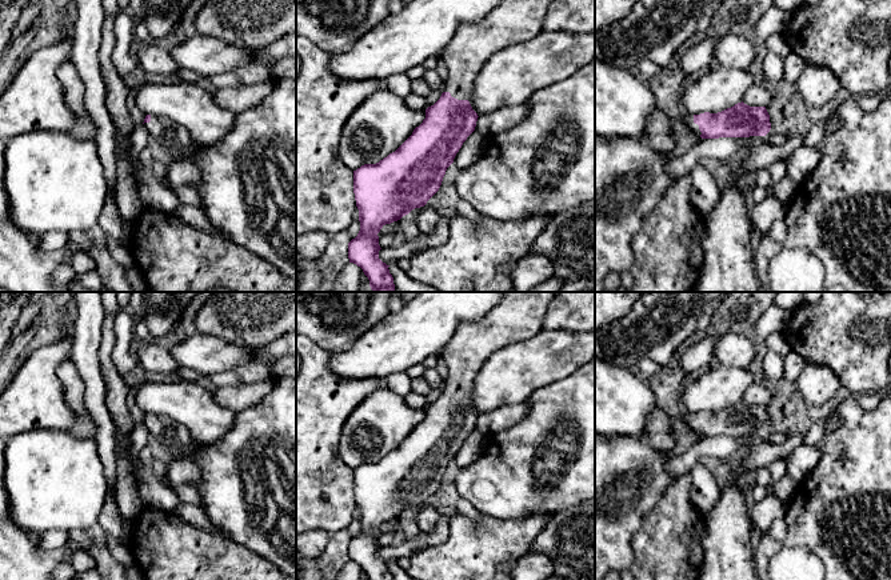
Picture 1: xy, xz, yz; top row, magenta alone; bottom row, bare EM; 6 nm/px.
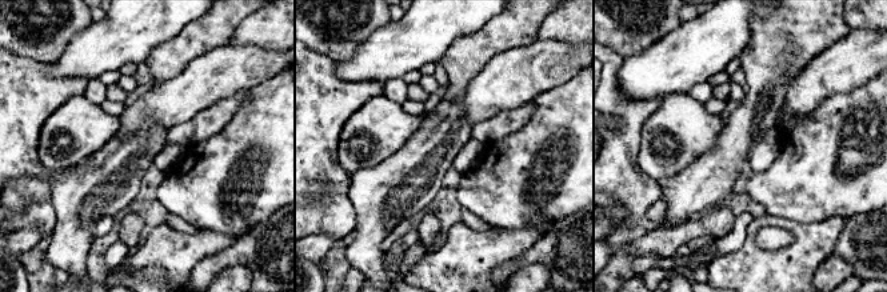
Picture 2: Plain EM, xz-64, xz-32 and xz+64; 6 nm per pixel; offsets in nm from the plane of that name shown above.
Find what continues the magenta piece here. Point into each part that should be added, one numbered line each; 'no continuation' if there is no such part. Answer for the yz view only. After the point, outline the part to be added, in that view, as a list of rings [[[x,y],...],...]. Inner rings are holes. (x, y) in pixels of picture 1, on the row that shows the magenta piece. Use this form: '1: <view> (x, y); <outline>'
1: yz (687, 122); [[[694,115],[682,116],[680,124],[686,131],[691,131],[694,135],[699,136],[702,135],[699,125],[694,123]]]

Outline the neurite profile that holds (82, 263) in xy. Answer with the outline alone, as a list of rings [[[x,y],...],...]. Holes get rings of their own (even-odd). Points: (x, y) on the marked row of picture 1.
[[[79,251],[71,257],[72,268],[76,273],[76,277],[83,276],[84,273],[96,269],[96,264],[92,257],[85,251]]]

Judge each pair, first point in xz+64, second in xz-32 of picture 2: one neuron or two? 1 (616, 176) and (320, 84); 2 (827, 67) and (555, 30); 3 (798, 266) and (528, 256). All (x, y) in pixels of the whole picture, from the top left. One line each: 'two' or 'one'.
1: one
2: two
3: two

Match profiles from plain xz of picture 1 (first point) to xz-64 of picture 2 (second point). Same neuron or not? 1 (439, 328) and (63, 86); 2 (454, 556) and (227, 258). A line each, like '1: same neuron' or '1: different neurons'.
1: different neurons
2: different neurons

